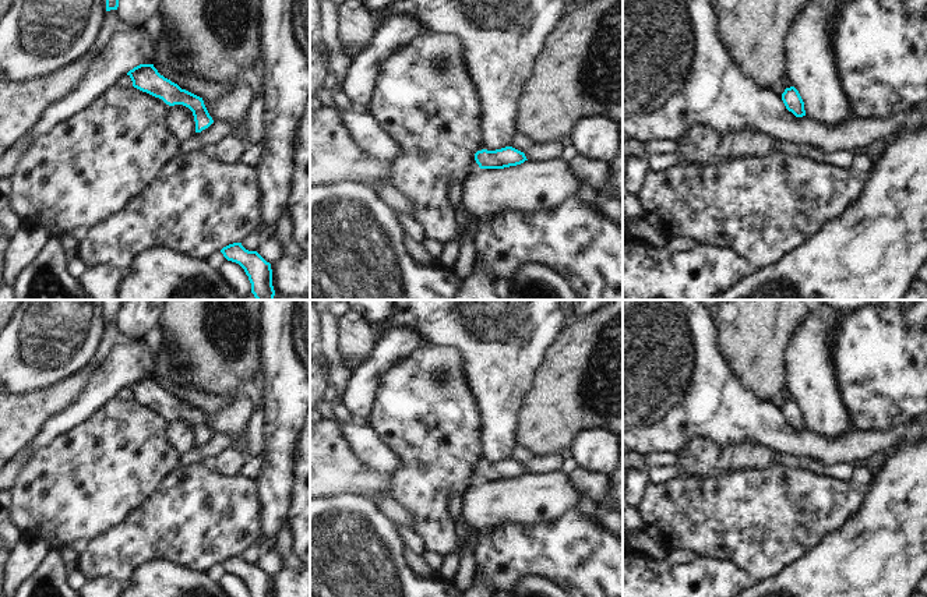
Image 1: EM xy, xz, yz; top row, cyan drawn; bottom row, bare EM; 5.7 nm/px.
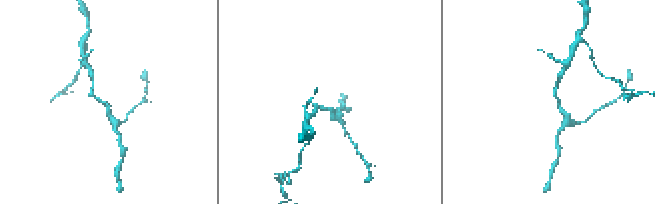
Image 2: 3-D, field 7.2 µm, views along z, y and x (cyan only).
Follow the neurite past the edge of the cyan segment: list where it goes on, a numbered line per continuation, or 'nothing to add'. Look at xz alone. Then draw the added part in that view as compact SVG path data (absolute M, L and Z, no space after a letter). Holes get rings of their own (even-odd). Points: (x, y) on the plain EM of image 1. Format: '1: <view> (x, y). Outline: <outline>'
nothing to add.

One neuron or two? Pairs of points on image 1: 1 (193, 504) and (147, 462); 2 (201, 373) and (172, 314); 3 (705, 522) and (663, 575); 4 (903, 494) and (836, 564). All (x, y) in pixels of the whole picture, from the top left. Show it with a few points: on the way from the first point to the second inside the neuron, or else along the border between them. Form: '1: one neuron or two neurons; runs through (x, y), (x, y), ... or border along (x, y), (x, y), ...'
1: two neurons; border along (173, 466), (143, 501)
2: one neuron; runs through (201, 359), (201, 343), (186, 328)
3: two neurons; border along (698, 554), (730, 561)
4: one neuron; runs through (890, 511), (853, 547)

